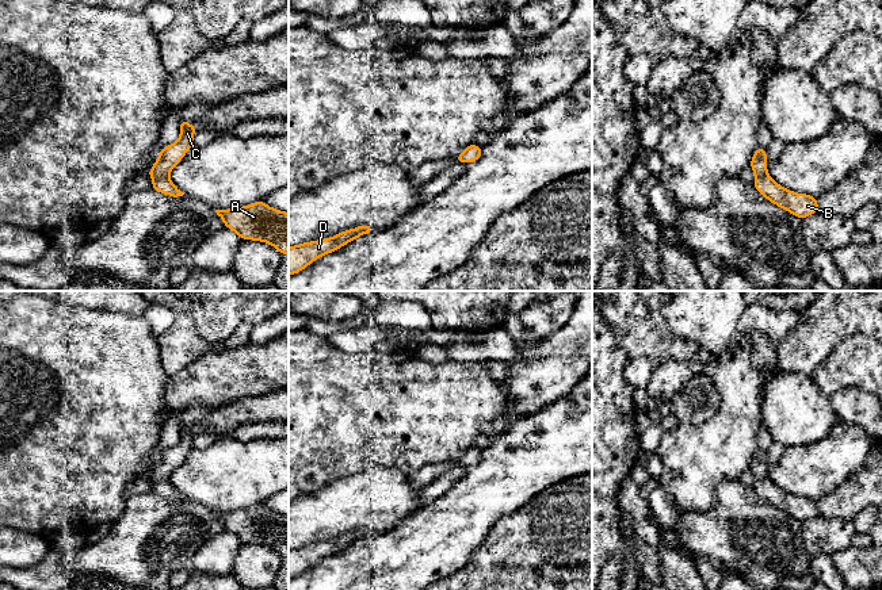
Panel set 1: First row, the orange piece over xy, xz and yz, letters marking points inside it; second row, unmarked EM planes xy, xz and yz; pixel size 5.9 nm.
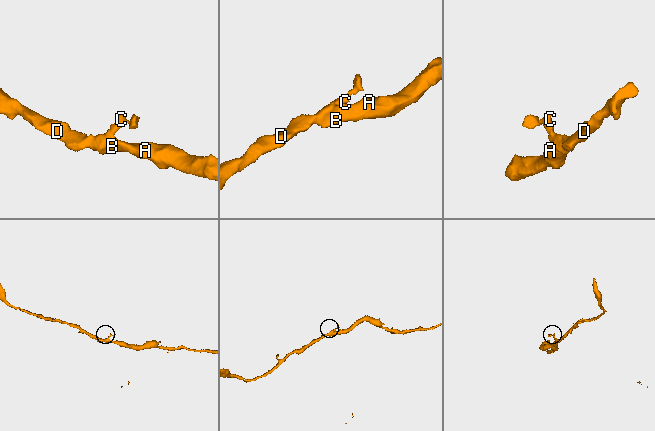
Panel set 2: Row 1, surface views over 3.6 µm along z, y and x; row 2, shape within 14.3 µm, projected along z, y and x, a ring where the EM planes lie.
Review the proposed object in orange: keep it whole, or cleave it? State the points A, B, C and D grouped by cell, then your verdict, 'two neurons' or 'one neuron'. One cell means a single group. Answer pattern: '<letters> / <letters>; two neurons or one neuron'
A B C D; one neuron

